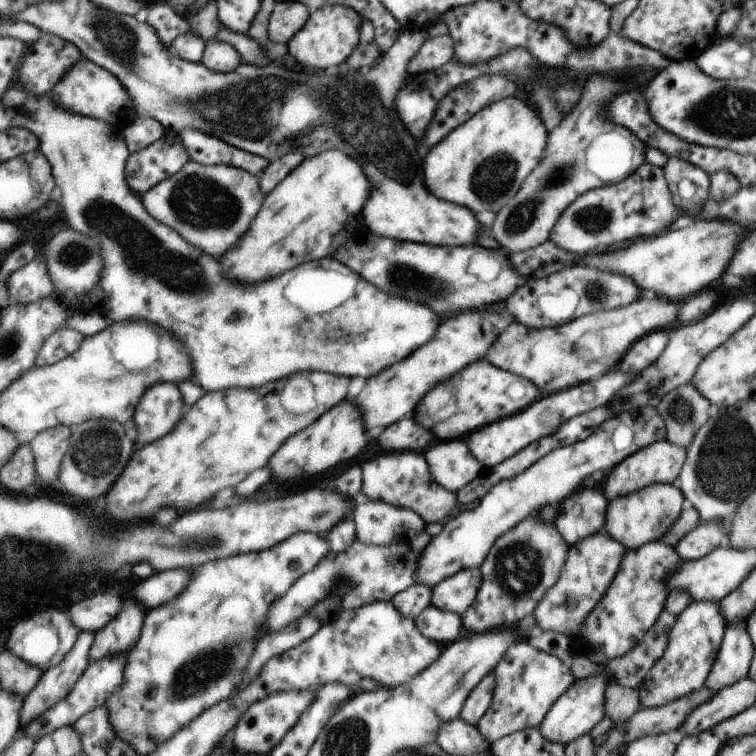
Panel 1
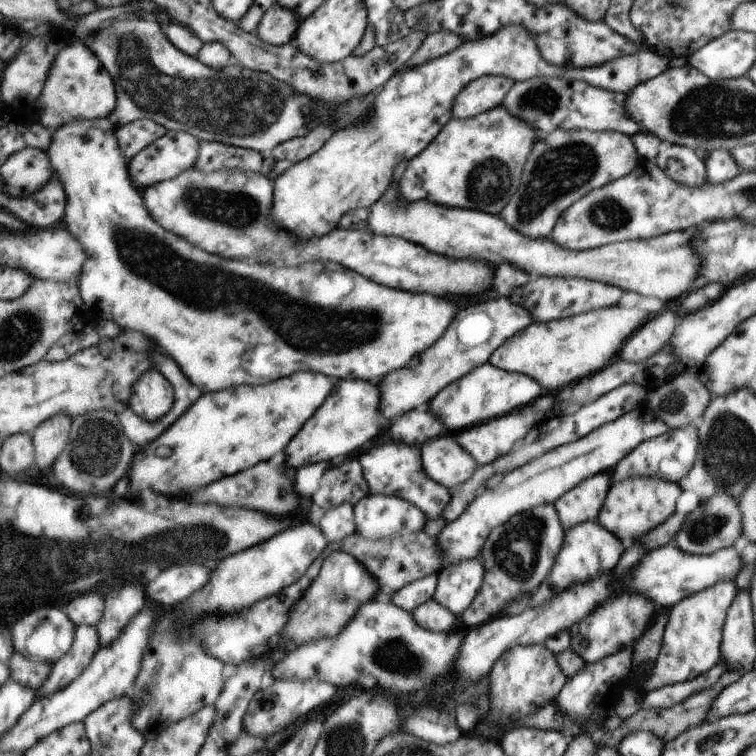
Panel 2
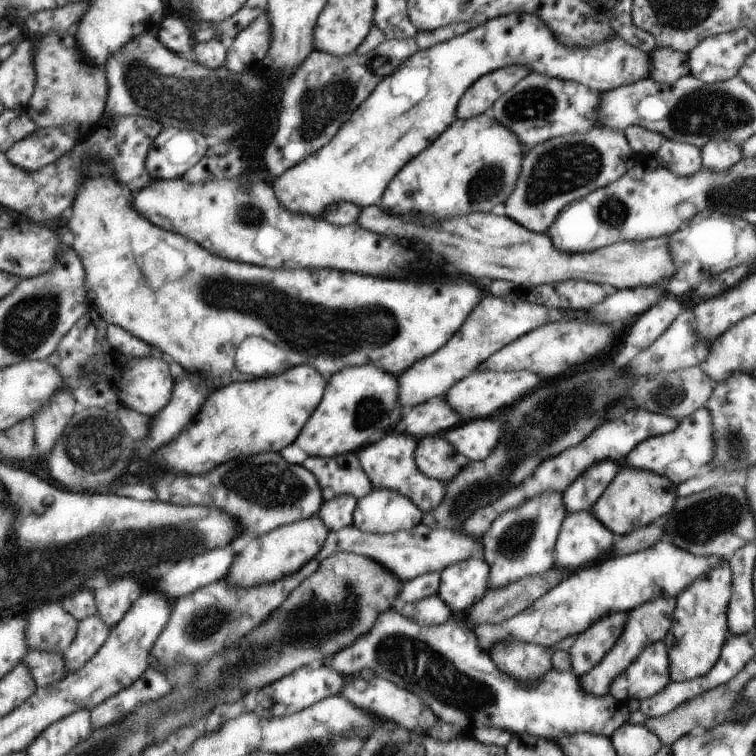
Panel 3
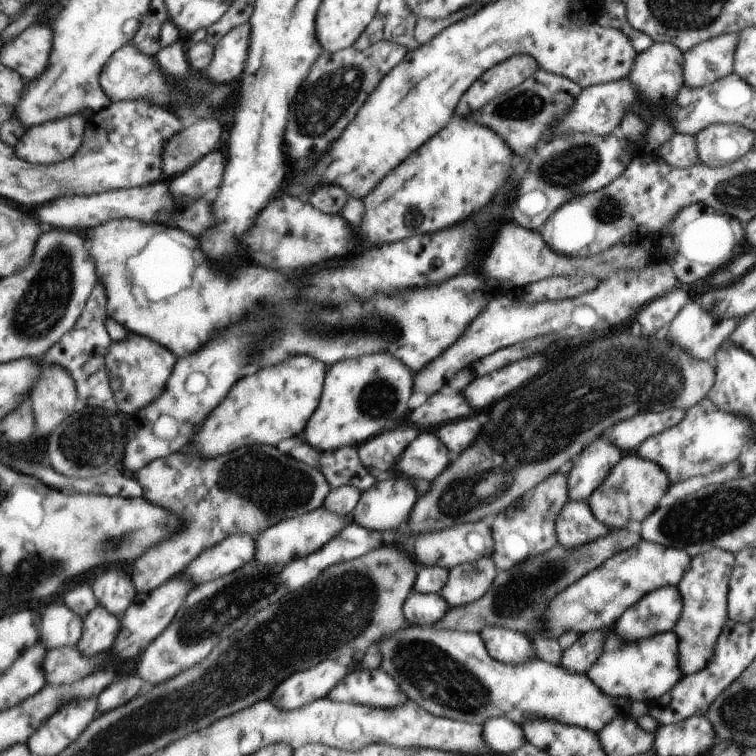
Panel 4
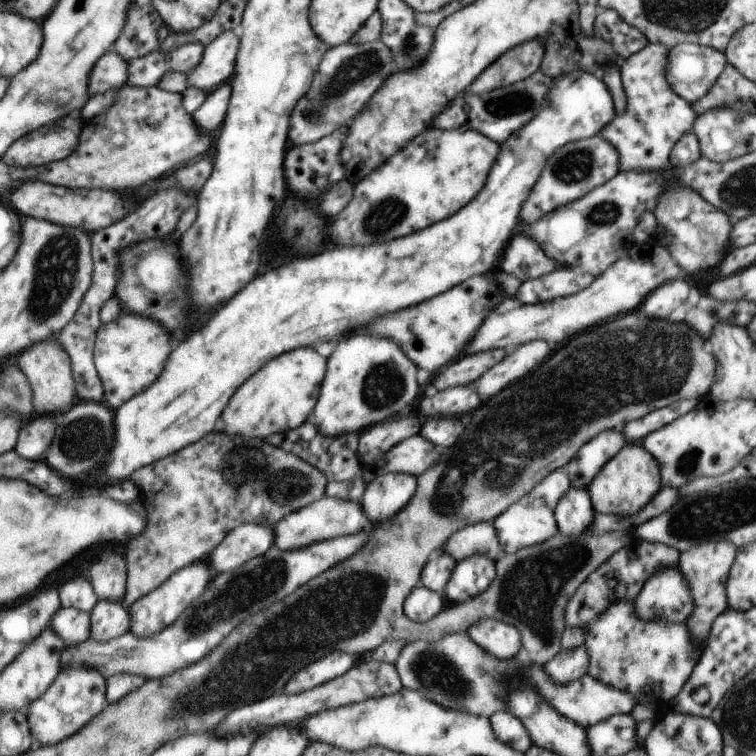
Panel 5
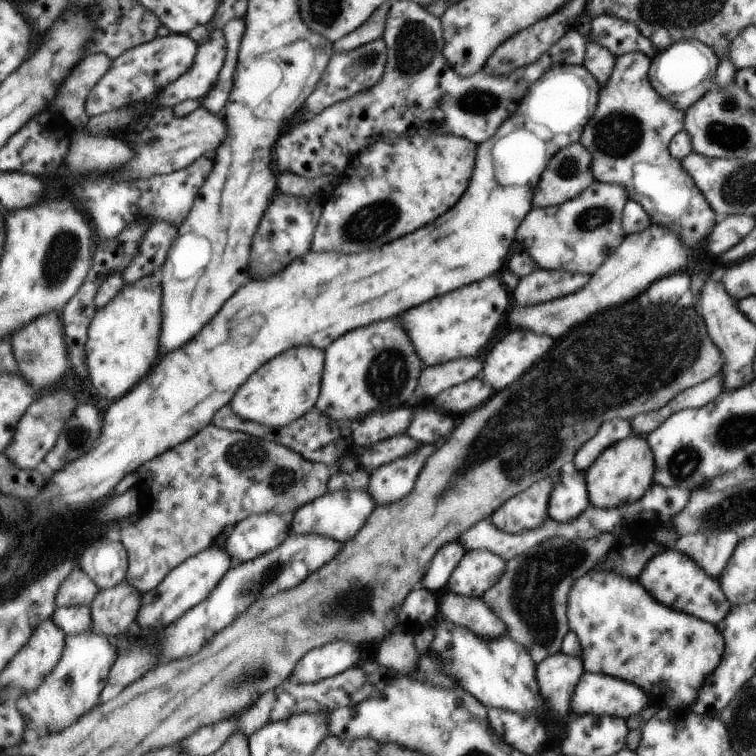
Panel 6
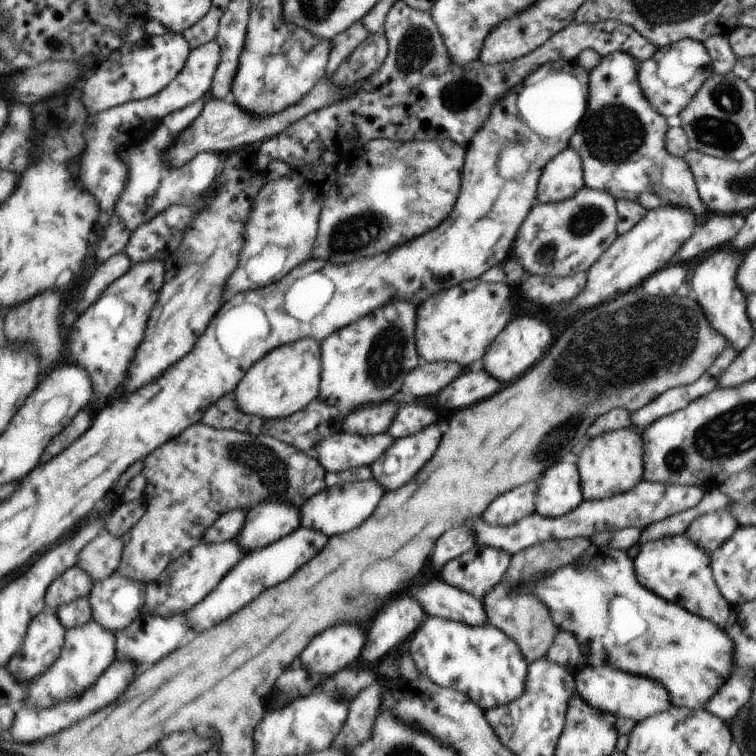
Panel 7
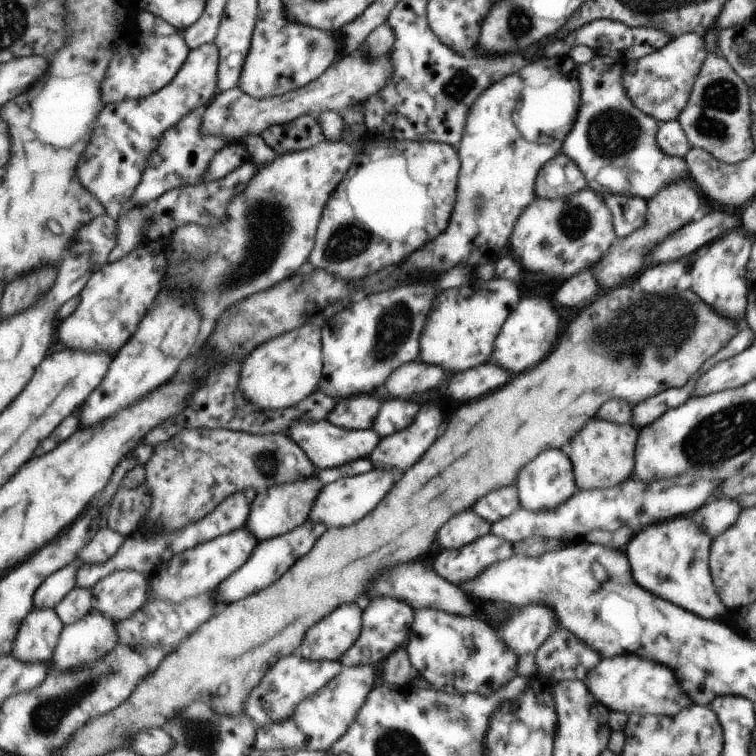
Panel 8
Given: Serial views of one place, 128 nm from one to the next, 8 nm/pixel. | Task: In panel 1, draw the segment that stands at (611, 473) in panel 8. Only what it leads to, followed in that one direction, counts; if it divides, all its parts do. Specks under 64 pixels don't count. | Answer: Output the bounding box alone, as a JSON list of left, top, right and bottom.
[603,484,681,551]

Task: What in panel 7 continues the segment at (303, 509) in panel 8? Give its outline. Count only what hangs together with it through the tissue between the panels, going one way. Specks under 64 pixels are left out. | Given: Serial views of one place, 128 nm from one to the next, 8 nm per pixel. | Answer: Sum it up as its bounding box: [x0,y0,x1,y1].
[237,502,302,553]

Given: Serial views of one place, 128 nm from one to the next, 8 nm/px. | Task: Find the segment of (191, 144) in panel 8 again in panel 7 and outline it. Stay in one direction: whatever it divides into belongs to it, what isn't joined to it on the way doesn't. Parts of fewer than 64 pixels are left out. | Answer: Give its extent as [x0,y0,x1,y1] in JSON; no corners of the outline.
[96,97,225,262]

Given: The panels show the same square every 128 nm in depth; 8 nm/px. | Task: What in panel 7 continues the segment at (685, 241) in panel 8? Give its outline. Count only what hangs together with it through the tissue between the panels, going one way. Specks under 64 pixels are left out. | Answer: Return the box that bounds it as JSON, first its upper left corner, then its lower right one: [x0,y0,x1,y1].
[681,213,744,260]

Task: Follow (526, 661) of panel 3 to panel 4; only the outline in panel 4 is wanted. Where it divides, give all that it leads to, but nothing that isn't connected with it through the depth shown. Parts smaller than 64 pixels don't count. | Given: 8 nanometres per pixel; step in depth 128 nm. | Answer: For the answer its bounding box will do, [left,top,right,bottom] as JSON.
[479,627,536,665]

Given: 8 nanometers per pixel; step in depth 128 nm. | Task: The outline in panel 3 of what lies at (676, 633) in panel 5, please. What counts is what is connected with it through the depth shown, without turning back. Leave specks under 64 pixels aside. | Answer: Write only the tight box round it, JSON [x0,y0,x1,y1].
[609,641,671,701]

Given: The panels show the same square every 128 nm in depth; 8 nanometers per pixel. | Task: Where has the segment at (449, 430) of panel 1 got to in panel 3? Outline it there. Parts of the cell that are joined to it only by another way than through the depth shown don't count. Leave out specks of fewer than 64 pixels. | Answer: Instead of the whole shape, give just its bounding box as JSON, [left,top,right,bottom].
[444,370,539,422]

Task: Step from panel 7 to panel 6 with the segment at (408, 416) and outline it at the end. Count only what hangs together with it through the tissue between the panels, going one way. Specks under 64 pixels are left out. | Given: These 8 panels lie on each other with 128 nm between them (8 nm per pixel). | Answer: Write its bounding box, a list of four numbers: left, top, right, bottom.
[406,410,453,442]

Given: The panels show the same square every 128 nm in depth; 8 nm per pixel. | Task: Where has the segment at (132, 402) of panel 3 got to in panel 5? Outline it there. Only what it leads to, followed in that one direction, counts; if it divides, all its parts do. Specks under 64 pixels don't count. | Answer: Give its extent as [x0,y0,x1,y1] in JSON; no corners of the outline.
[95,311,171,408]

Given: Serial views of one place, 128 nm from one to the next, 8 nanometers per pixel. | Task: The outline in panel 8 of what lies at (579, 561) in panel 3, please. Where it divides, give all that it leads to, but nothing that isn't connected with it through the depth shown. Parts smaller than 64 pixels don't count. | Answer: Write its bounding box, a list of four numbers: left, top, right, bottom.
[517,449,576,512]

